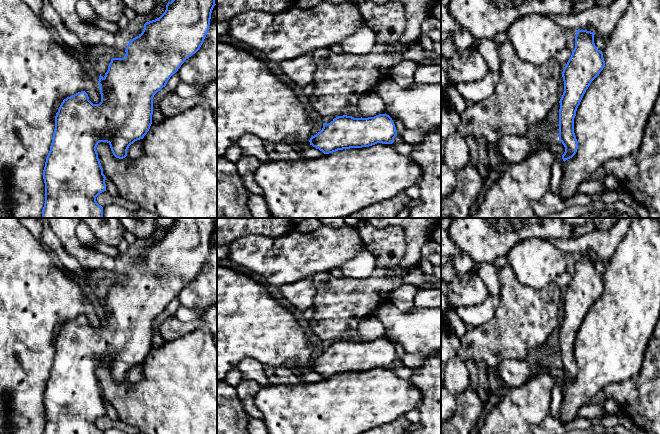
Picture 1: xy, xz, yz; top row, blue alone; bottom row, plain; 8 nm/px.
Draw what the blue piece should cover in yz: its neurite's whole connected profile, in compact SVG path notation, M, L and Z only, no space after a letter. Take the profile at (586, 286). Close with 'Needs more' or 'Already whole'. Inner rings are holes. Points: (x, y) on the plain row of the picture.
M576 255L575 272L563 292L564 316L559 325L559 365L564 369L562 383L572 382L578 373L574 357L574 342L580 326L591 306L605 291L602 275L594 267L594 256Z. Already whole

